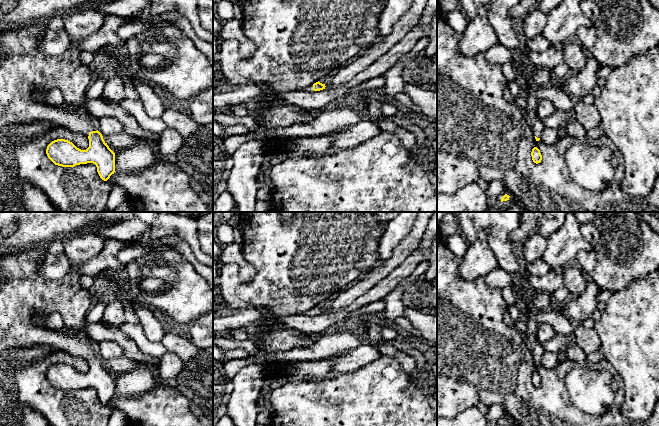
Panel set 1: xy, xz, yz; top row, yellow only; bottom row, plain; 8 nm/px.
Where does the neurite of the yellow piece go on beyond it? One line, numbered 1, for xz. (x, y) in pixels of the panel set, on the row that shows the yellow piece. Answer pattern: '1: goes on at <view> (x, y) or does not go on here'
1: goes on at xz (309, 89)

